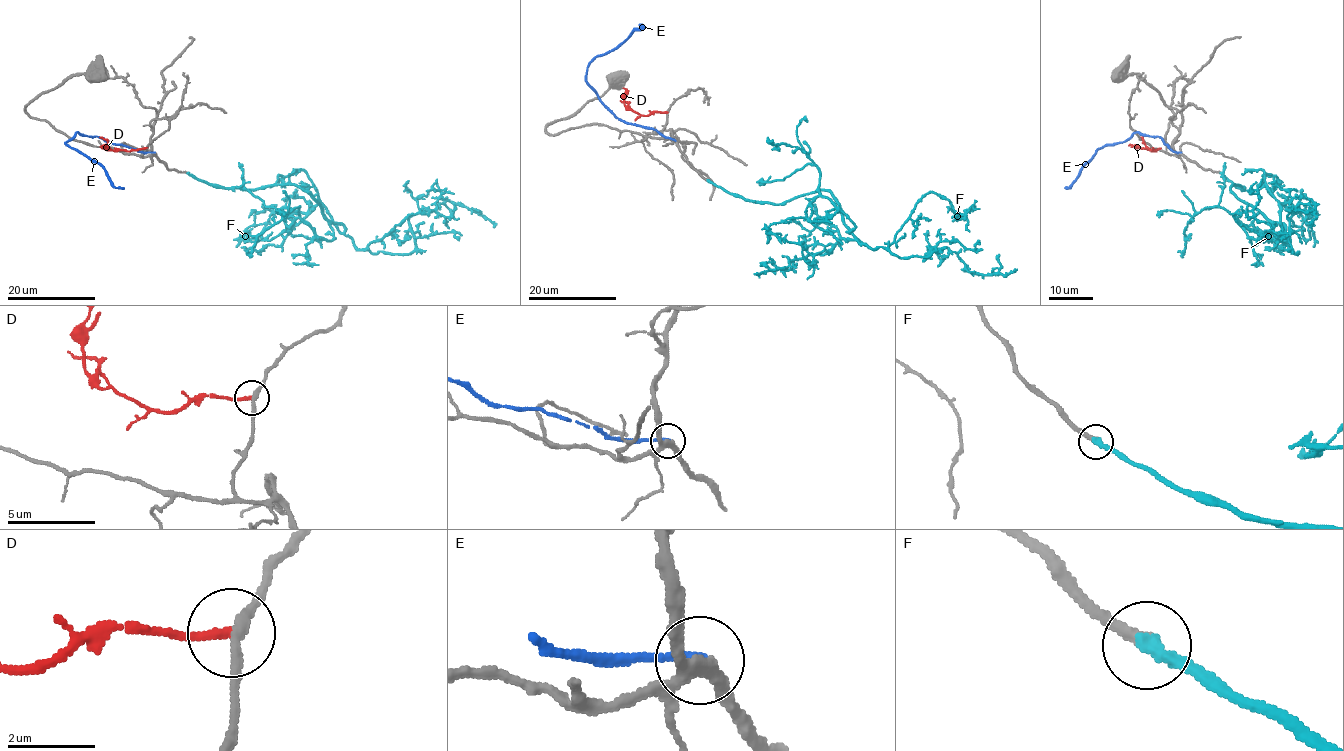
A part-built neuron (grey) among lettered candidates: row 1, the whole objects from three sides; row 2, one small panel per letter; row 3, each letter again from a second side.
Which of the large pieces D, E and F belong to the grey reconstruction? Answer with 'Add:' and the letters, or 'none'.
Add: F

